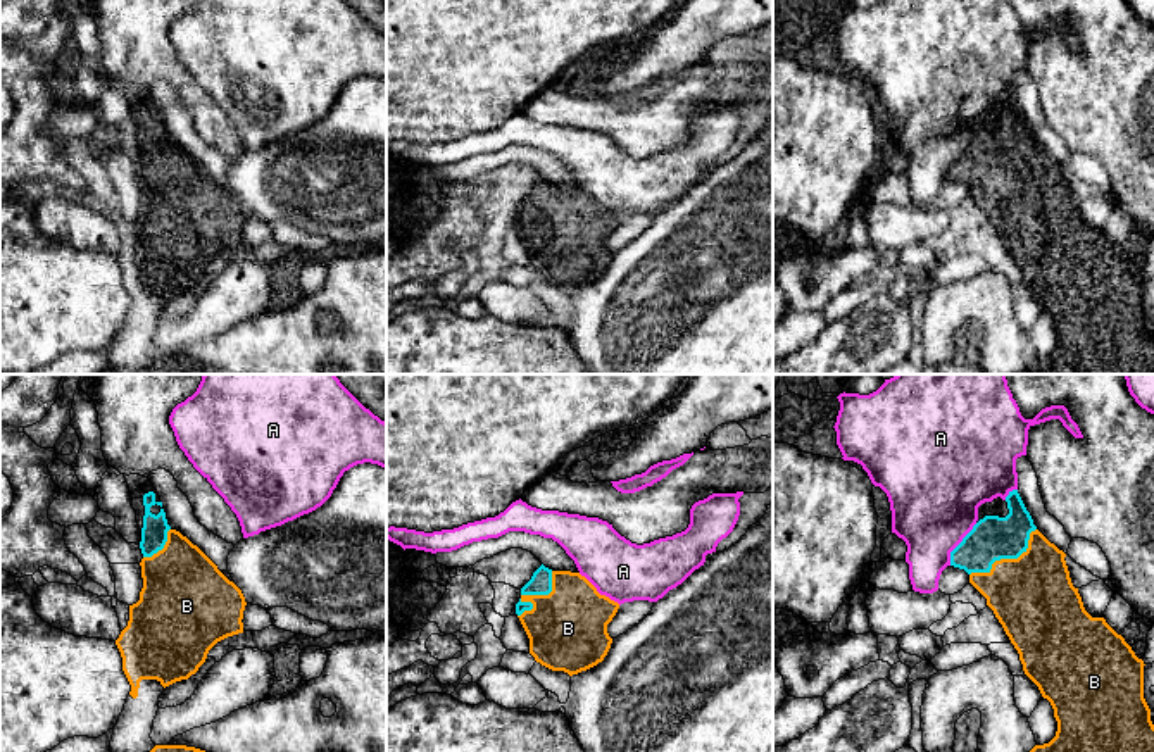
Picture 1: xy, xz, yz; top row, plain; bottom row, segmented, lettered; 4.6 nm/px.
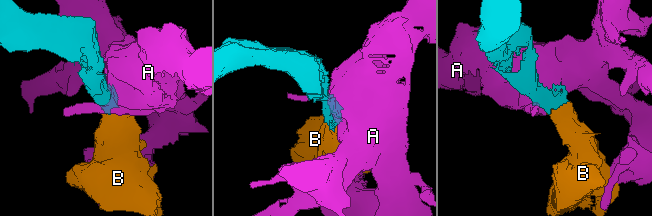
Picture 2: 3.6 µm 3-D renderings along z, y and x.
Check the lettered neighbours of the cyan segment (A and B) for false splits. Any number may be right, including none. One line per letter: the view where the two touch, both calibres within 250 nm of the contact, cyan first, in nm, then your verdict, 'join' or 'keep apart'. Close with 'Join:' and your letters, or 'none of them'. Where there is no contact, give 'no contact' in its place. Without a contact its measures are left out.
A: meets cyan in yz; 200 nm thick on the cyan side, 420 nm on the other; keep apart
B: meets cyan in yz; 200 nm thick on the cyan side, 380 nm on the other; join
Join: B

